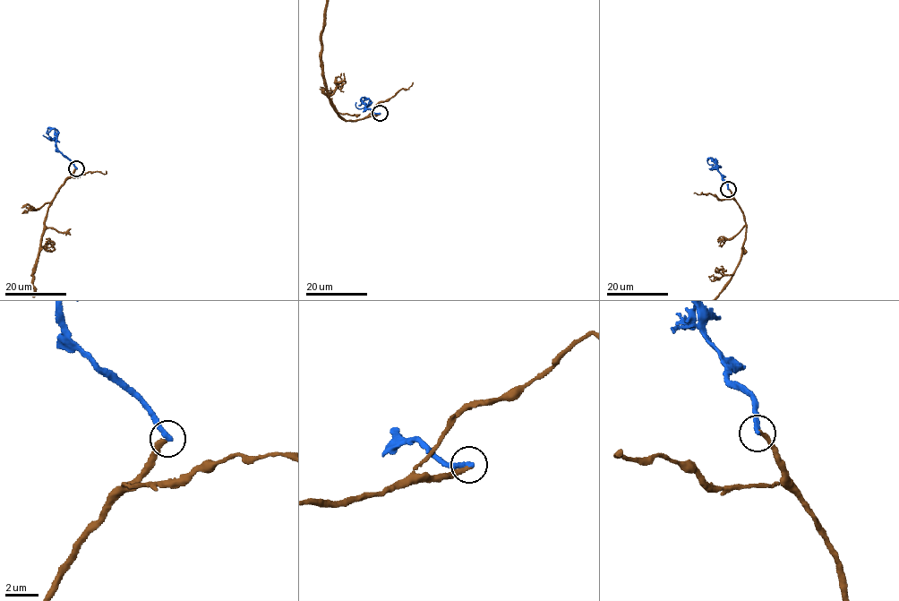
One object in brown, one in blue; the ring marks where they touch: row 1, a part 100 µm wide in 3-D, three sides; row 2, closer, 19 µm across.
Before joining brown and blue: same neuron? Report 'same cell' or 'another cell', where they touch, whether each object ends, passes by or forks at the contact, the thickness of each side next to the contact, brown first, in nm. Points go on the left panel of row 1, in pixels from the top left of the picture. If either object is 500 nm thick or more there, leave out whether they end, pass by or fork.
another cell; at (76, 168); brown ends there; blue ends there; 300 nm thick on the brown side, 280 nm on the other

